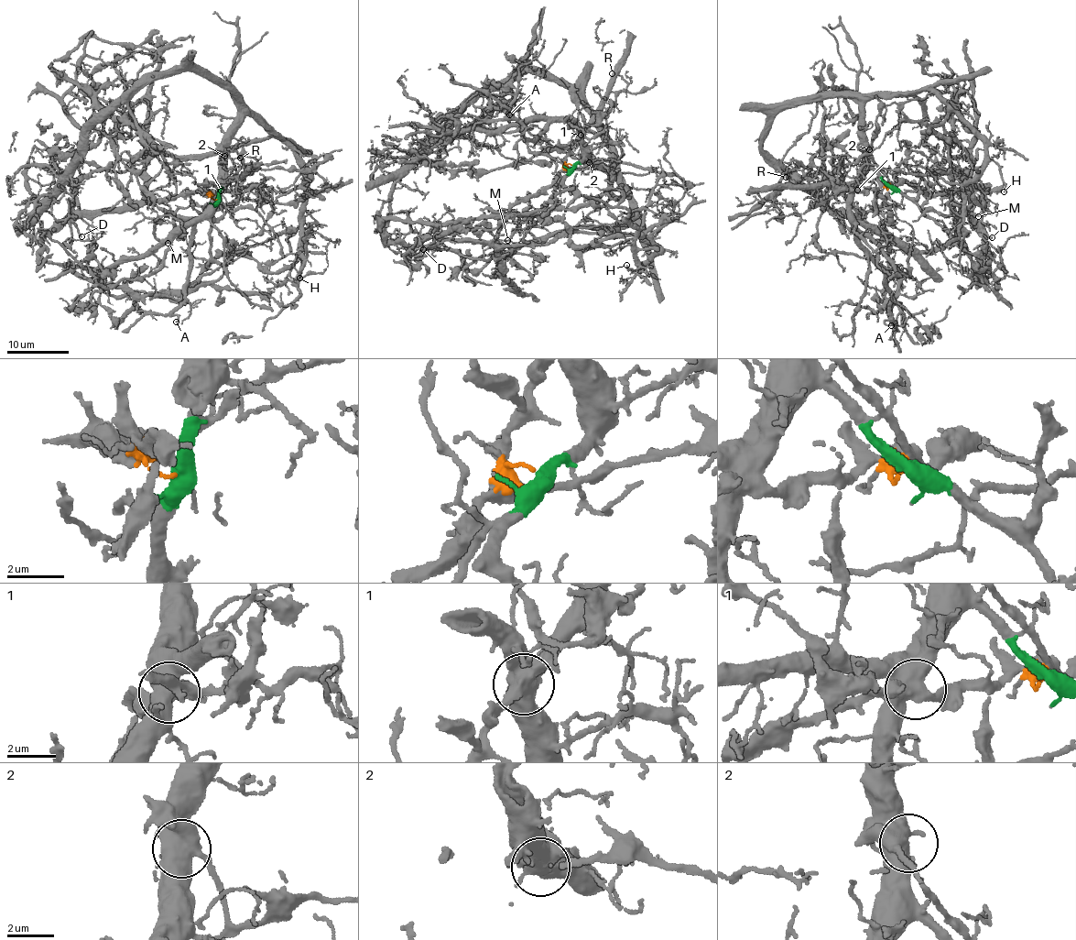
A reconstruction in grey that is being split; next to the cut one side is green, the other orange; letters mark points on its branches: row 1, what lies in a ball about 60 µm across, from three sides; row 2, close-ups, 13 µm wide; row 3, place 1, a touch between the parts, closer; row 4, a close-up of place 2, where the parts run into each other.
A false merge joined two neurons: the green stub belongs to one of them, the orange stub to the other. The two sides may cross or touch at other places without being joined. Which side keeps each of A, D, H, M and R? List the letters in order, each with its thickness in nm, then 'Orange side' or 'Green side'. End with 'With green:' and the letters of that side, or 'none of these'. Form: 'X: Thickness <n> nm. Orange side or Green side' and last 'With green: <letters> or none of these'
A: Thickness 160 nm. Green side
D: Thickness 220 nm. Orange side
H: Thickness 180 nm. Green side
M: Thickness 240 nm. Green side
R: Thickness 100 nm. Green side
With green: A, H, M, R

